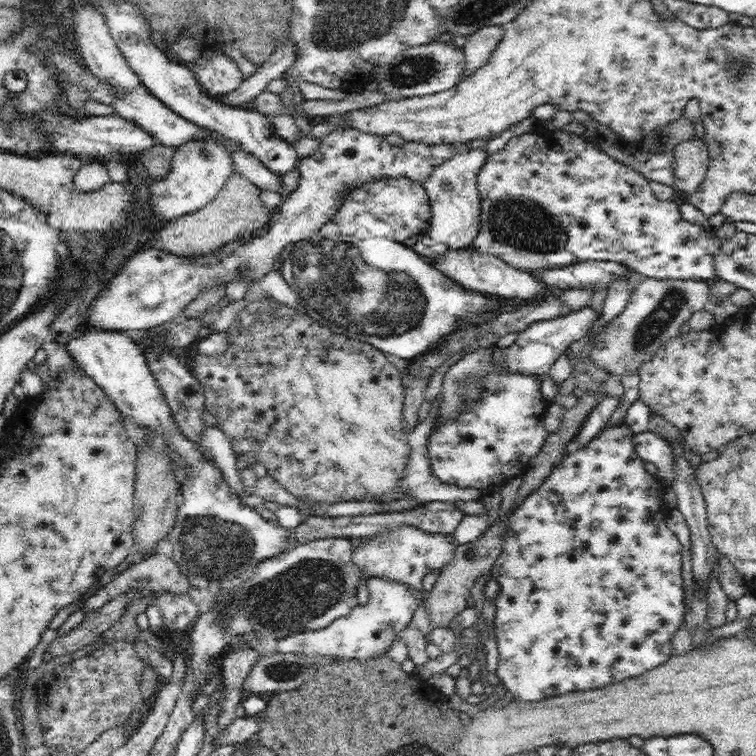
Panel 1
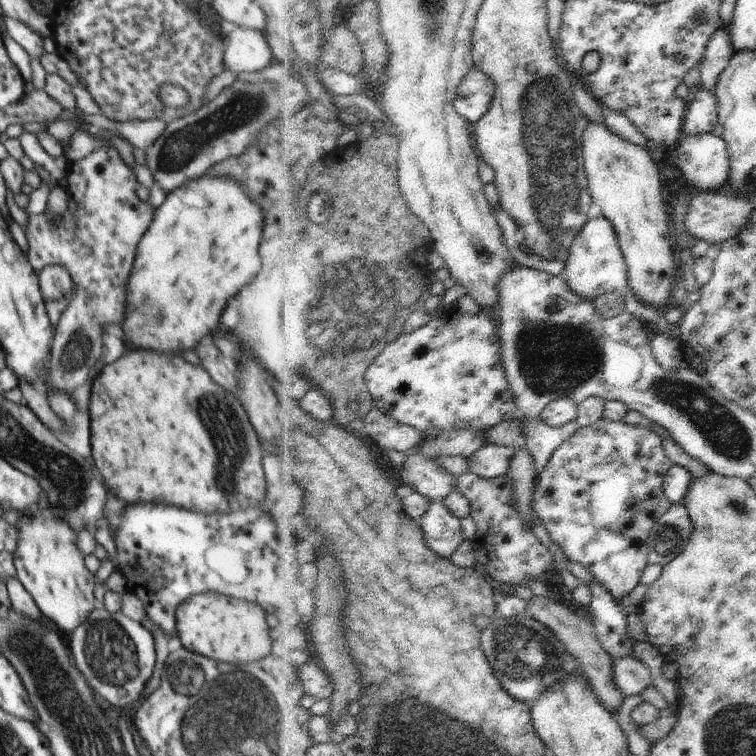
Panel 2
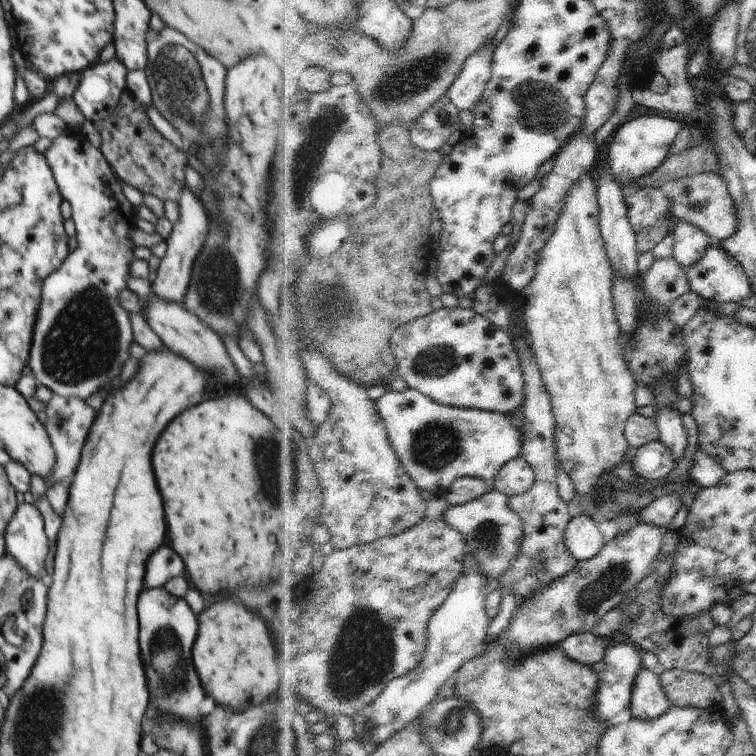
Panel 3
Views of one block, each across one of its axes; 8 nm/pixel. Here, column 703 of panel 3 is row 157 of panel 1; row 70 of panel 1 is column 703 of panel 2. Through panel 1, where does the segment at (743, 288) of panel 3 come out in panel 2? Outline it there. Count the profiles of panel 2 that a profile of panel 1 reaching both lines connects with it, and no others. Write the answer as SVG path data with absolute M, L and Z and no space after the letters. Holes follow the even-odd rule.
M720 132L684 136L677 145L677 164L691 188L720 192L730 178L730 154Z

